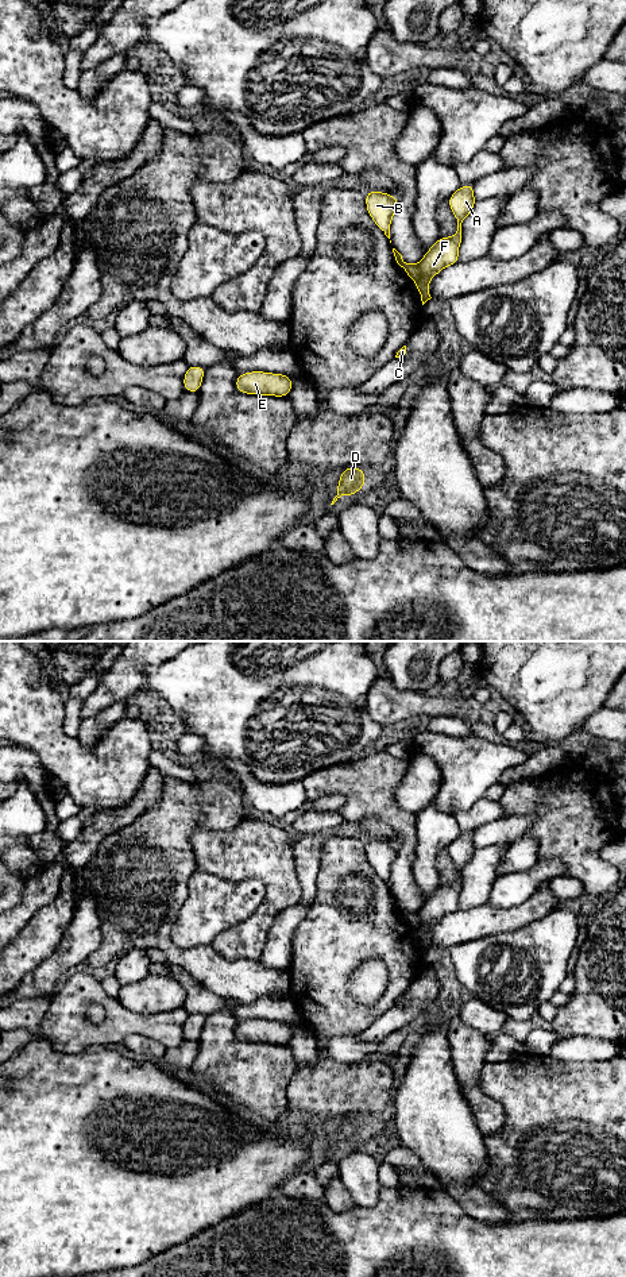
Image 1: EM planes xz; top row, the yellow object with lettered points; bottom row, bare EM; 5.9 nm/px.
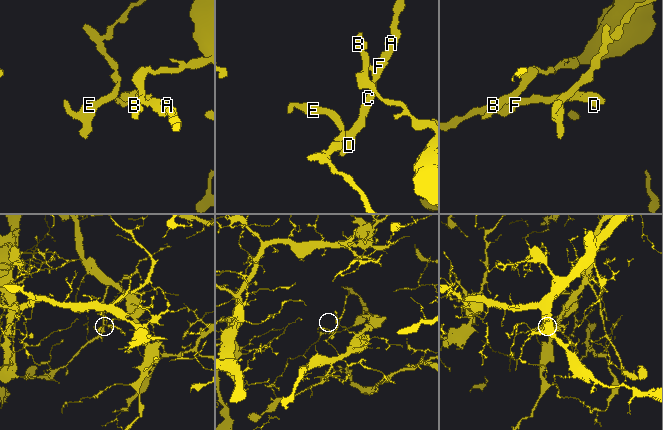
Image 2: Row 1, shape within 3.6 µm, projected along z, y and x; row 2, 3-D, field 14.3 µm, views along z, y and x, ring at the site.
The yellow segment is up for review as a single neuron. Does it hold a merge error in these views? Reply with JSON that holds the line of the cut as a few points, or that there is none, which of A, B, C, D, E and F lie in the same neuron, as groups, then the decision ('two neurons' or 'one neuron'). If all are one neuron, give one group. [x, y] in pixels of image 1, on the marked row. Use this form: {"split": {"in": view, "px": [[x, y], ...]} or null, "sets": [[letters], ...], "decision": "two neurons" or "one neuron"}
{"split": {"in": "xz", "px": [[417, 265], [418, 274], [414, 280]]}, "sets": [["A", "C", "D", "F"], ["B", "E"]], "decision": "two neurons"}

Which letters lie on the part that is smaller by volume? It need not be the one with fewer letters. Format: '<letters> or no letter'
A, C, D, F

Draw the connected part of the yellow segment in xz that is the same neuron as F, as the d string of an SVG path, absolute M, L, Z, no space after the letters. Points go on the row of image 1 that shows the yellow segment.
M474 184L460 186L448 200L456 220L457 231L451 238L441 236L429 251L424 254L424 258L417 265L420 275L416 279L417 290L421 296L422 305L430 300L428 285L430 279L438 274L447 266L459 262L459 247L461 243L461 223L471 213L476 204L474 197Z

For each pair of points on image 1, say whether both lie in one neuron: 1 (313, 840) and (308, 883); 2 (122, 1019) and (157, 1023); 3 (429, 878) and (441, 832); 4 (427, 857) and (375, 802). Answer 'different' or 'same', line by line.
1: same
2: same
3: same
4: different

